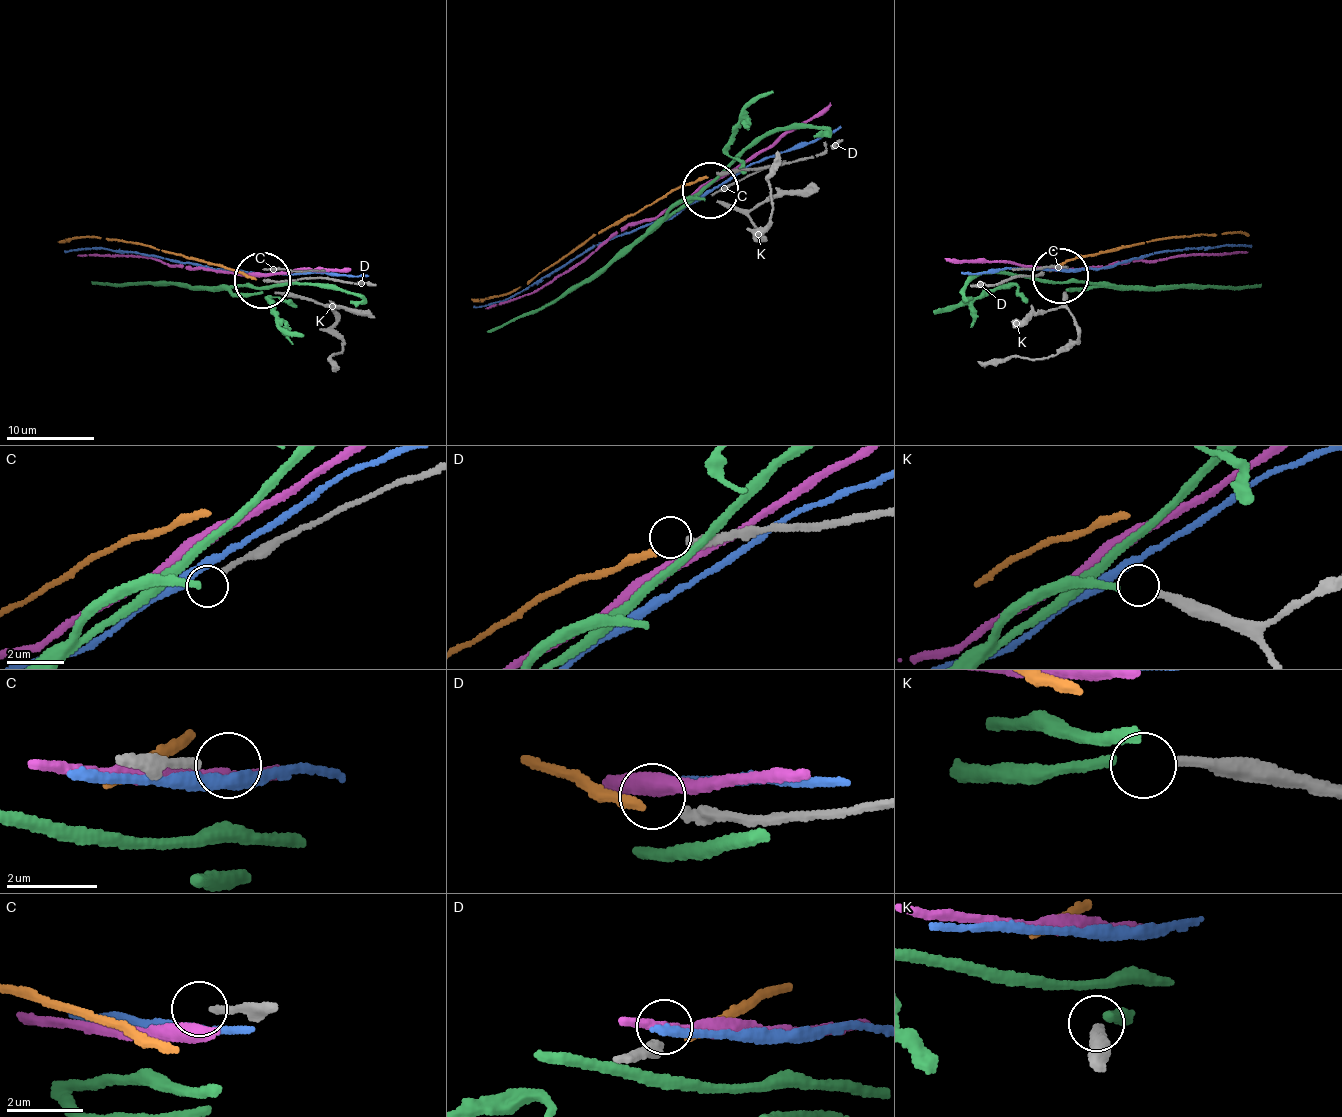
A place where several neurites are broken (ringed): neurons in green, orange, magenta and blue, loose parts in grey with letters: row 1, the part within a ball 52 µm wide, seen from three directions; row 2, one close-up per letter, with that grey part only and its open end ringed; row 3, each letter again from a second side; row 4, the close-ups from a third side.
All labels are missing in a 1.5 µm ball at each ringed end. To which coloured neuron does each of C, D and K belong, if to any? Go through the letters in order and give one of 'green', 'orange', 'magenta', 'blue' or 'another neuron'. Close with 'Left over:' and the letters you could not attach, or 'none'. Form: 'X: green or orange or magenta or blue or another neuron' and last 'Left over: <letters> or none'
C: another neuron
D: orange
K: green
Left over: C

